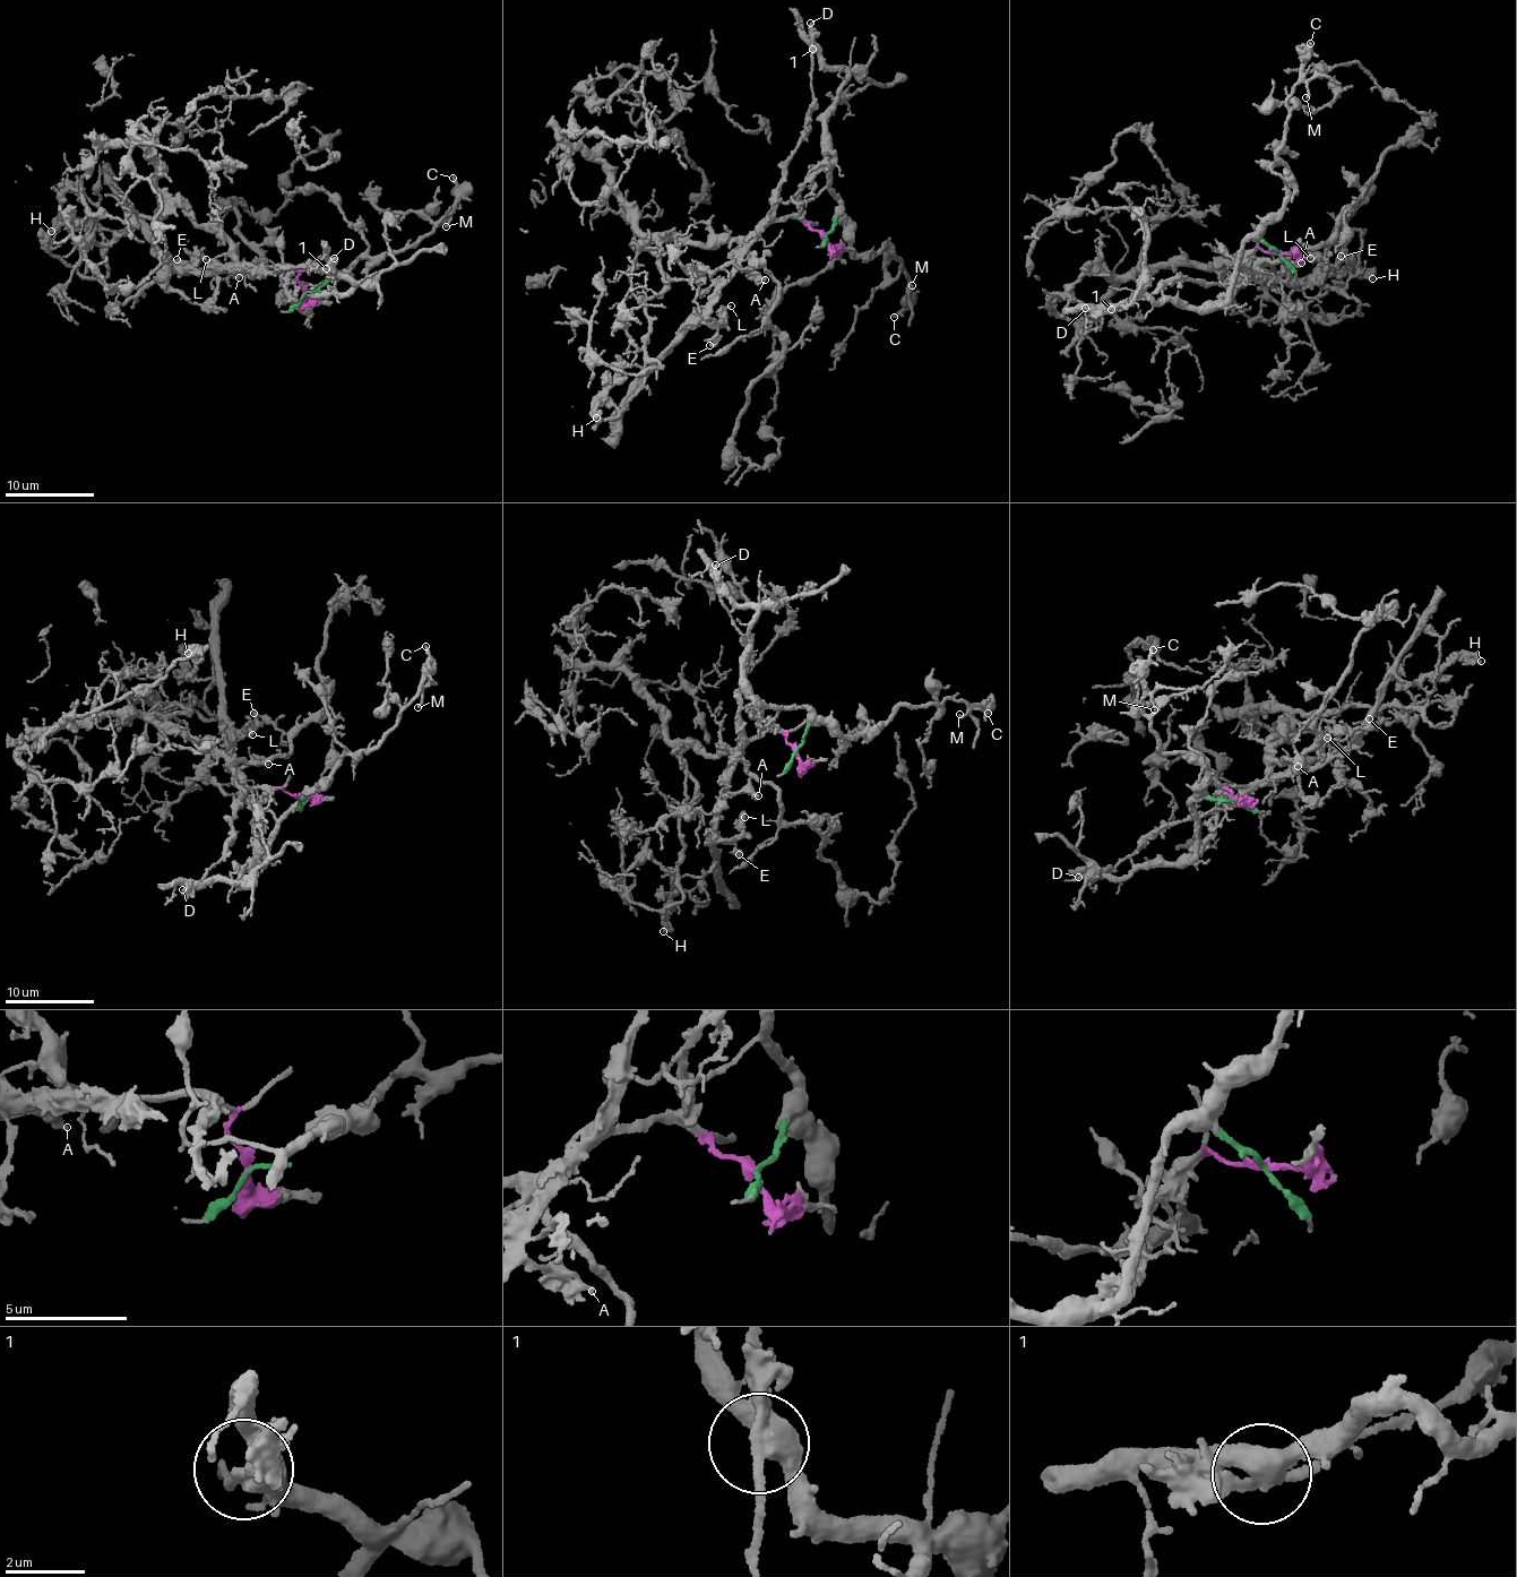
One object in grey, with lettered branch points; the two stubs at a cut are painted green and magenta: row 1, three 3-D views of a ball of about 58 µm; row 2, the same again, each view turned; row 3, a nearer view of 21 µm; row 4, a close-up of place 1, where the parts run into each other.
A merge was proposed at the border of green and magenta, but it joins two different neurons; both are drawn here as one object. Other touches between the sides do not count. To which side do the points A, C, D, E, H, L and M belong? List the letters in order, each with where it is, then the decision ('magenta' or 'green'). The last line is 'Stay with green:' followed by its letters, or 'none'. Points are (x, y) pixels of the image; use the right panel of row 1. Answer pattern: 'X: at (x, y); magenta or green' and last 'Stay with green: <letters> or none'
A: at (1301, 263); magenta
C: at (1310, 43); green
D: at (1085, 308); magenta
E: at (1341, 256); magenta
H: at (1372, 278); magenta
L: at (1310, 258); magenta
M: at (1306, 97); green
Stay with green: C, M

